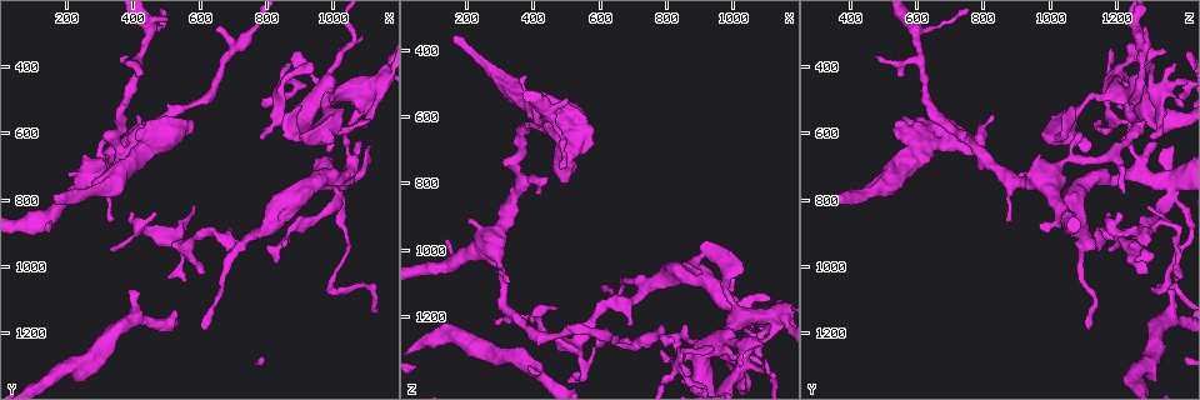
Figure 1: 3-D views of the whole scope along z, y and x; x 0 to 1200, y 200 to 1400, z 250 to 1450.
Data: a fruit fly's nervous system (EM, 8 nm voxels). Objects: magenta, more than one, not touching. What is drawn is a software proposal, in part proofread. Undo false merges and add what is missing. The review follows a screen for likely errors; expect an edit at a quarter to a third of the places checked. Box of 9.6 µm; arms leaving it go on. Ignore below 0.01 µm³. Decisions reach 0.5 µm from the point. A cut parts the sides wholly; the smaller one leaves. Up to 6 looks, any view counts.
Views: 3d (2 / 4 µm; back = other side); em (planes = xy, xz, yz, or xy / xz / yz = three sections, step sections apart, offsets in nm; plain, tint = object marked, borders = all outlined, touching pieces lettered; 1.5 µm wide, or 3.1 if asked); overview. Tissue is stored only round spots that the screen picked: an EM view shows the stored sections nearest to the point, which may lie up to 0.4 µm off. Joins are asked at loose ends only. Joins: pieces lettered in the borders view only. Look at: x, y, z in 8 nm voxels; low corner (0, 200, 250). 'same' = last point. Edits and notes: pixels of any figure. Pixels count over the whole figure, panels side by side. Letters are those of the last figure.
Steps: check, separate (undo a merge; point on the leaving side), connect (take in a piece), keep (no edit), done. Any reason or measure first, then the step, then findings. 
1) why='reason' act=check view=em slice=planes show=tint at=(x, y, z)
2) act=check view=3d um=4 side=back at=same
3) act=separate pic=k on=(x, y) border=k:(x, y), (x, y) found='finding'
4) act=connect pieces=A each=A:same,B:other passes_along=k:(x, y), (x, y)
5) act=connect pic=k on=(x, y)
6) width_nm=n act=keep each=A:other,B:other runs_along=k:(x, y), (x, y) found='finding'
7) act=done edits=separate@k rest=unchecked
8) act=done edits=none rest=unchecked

why='thick turns thin' act=check view=em slice=planes show=tint at=(300, 680, 1060)

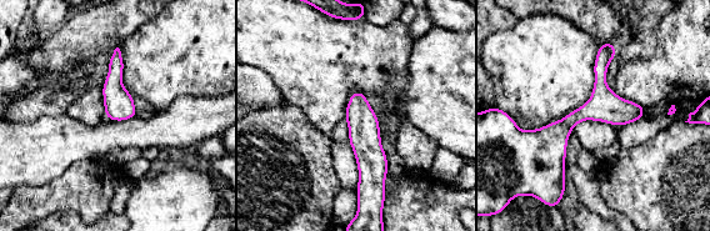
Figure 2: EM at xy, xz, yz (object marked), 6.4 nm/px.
act=check view=em slice=planes show=borders at=same

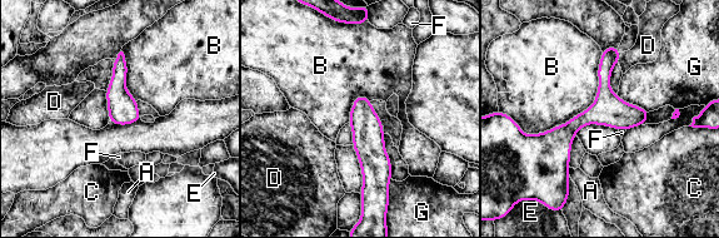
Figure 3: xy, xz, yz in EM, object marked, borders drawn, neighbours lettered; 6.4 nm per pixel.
width_nm=190 act=keep each=A:other,B:other,C:other,D:other,E:other,F:other,G:other runs_along=3:(615, 50), (604, 100), (530, 144) found='continuous, no second neuron'

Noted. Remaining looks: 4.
why='free end' act=check view=3d um=2 at=(500, 1030, 1400)

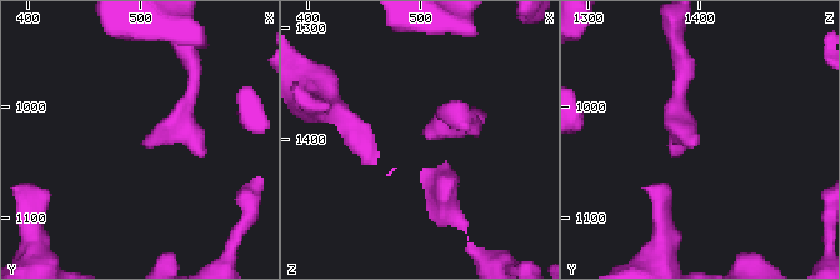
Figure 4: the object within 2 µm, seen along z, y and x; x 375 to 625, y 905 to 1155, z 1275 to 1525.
act=check view=em slice=xz step=4 show=borders at=(500, 1030, 1394)

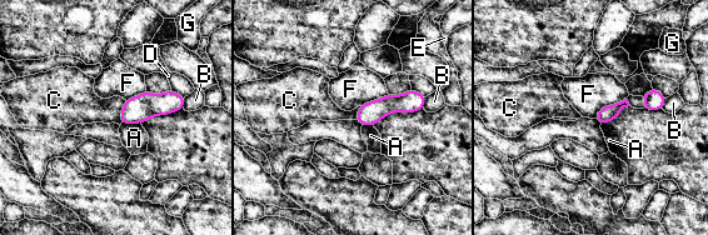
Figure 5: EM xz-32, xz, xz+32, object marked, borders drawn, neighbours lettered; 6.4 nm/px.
act=connect pieces=F each=A:other,B:other,C:other,D:other,E:other,F:same,G:other found='it goes on there'

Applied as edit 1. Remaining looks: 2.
why='thin end' act=check view=em slice=planes show=plain at=(830, 990, 1300)

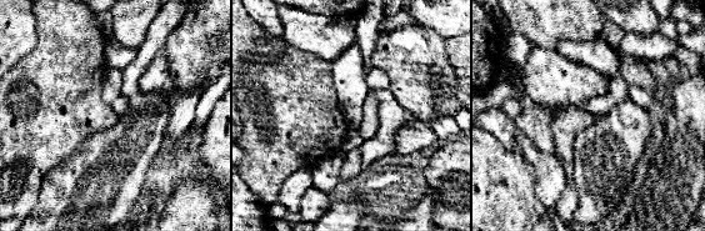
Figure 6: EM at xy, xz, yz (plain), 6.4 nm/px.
act=check view=em slice=planes show=borders at=same

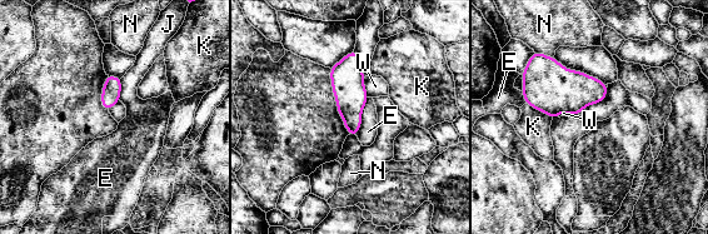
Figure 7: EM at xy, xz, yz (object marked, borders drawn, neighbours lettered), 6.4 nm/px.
act=keep each=E:other,J:other,K:other,N:other,W:other border=7:(363, 109), (360, 128), (355, 135) found='none of them fits'

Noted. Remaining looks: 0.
act=done edits=connect@5 rest=unchecked

